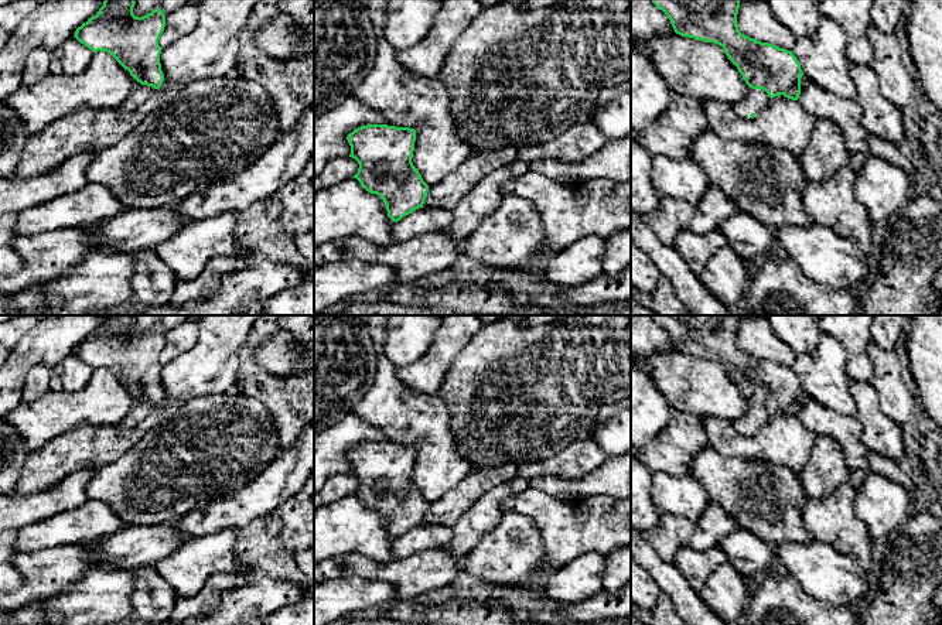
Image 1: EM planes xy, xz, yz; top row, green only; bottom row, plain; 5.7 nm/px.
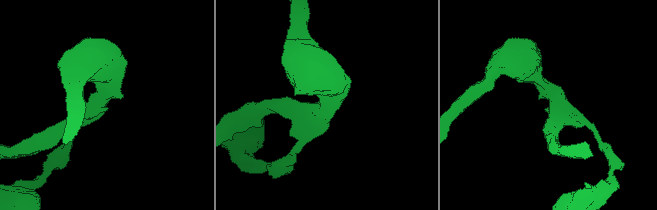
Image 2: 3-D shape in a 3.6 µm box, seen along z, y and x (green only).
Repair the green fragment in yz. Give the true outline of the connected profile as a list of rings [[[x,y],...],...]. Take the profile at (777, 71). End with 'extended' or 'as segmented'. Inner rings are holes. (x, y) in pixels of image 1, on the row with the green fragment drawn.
[[[652,0],[652,3],[668,16],[676,34],[714,42],[724,49],[747,83],[747,95],[731,105],[741,119],[755,117],[778,95],[798,100],[803,76],[801,64],[792,51],[757,41],[738,31],[740,0]]]; extended

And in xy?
[[[105,0],[98,14],[75,31],[75,38],[93,52],[106,51],[139,82],[117,106],[133,112],[164,82],[158,45],[165,27],[160,8],[143,17],[133,14],[134,0]]]; extended

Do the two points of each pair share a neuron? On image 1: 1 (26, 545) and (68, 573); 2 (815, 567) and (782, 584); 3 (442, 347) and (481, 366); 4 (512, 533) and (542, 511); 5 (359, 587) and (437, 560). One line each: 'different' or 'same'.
1: different
2: different
3: different
4: different
5: different

